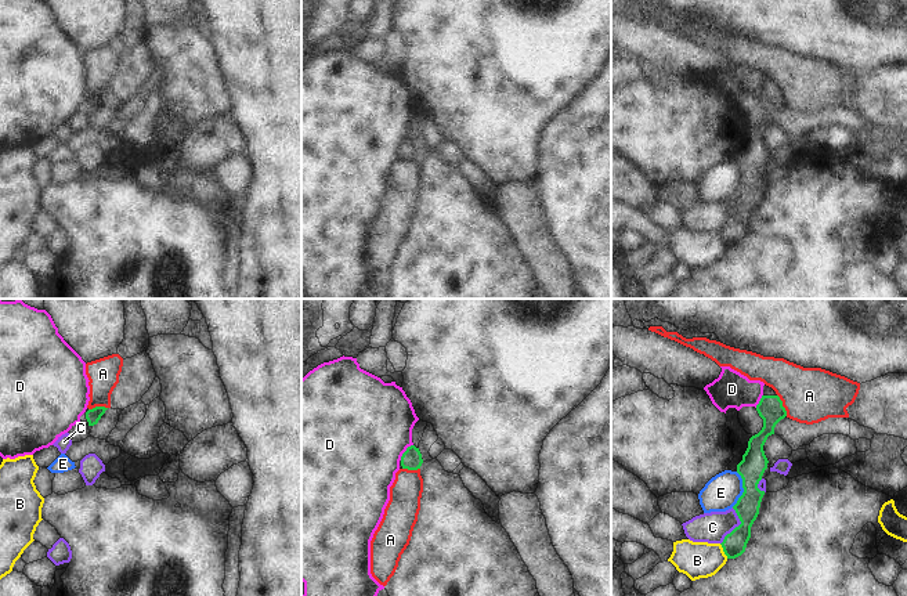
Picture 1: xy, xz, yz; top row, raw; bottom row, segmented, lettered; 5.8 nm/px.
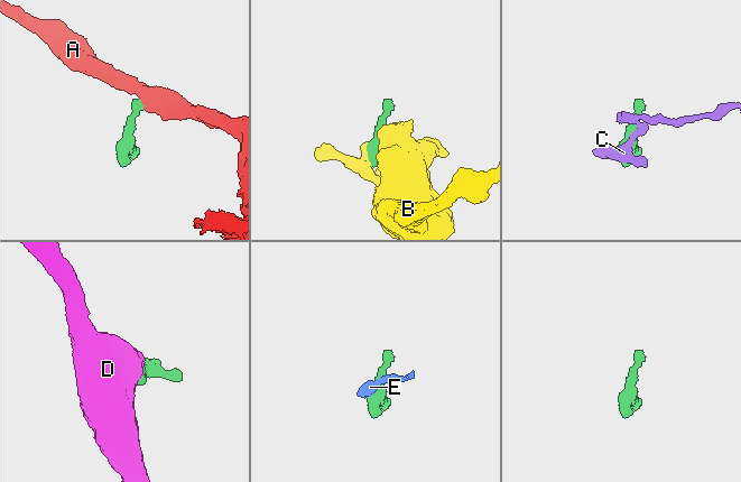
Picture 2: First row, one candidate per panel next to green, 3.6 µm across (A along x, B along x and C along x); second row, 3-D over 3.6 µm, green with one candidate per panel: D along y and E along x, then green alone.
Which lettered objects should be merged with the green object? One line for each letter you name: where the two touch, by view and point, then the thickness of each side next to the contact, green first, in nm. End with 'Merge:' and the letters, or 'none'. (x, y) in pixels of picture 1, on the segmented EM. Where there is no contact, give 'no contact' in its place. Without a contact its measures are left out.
Merge: none

